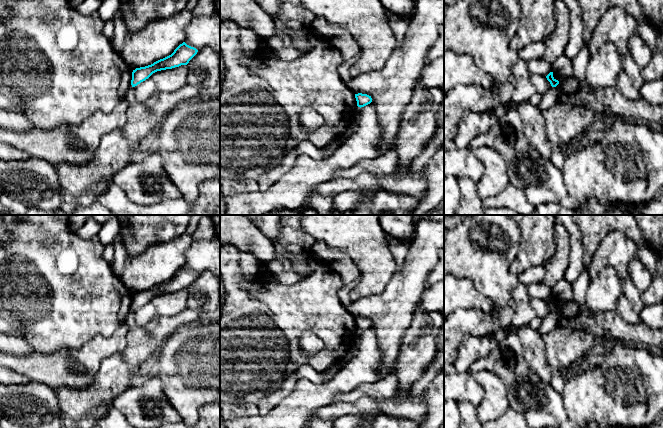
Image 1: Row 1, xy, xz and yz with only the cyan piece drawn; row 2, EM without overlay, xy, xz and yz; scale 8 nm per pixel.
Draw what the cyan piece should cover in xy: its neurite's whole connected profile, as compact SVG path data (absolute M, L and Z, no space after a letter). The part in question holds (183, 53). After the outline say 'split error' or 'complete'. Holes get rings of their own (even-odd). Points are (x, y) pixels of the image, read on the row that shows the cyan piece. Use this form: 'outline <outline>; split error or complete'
outline M185 42L180 44L174 52L151 65L136 68L132 72L132 87L148 79L153 73L161 70L172 69L181 65L187 65L189 61L197 54L198 50L187 45Z; complete

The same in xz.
outline M358 93L358 94L355 94L355 98L357 101L357 106L360 108L364 107L372 102L371 96L369 96L367 94Z; complete

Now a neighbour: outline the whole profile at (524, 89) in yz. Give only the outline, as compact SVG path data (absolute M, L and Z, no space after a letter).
M519 59L512 68L512 76L515 78L515 89L512 94L512 101L520 104L528 101L537 93L534 85L529 78L528 63Z

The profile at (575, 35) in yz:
M560 0L560 1L564 2L567 5L571 19L569 41L565 48L564 55L566 55L570 59L573 59L577 55L581 45L583 32L581 11L576 0Z

